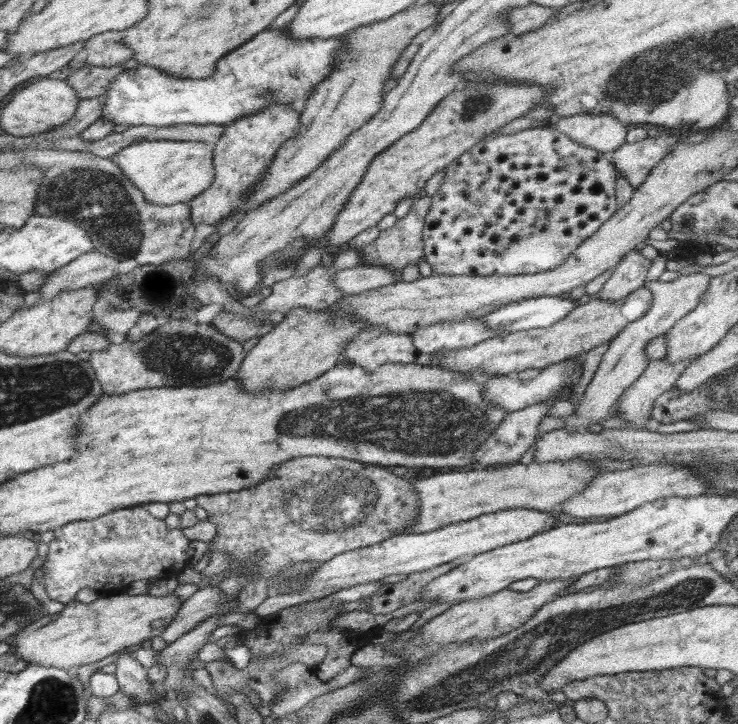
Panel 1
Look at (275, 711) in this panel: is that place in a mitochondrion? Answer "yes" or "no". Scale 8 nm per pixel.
no

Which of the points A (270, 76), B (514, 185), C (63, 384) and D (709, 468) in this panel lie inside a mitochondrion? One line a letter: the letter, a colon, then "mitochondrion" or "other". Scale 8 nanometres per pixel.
A: other
B: other
C: mitochondrion
D: mitochondrion

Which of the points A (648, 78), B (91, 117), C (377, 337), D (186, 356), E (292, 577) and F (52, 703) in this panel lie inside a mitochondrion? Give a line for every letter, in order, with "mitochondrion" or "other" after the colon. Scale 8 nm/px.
A: mitochondrion
B: other
C: other
D: mitochondrion
E: mitochondrion
F: mitochondrion

